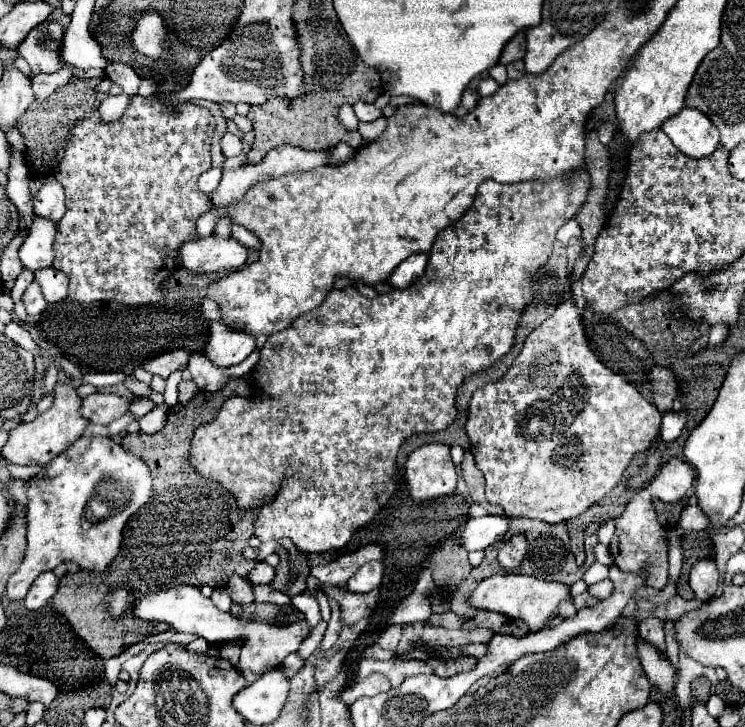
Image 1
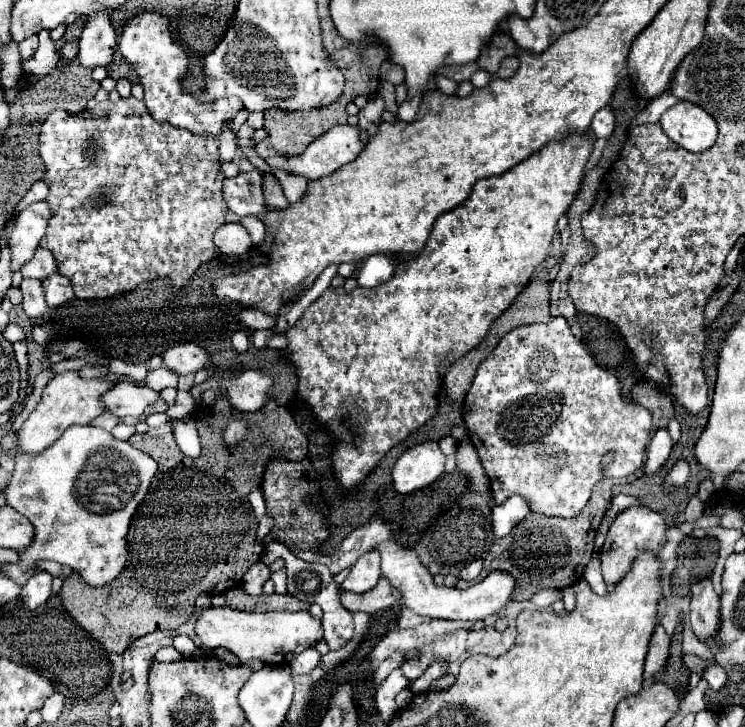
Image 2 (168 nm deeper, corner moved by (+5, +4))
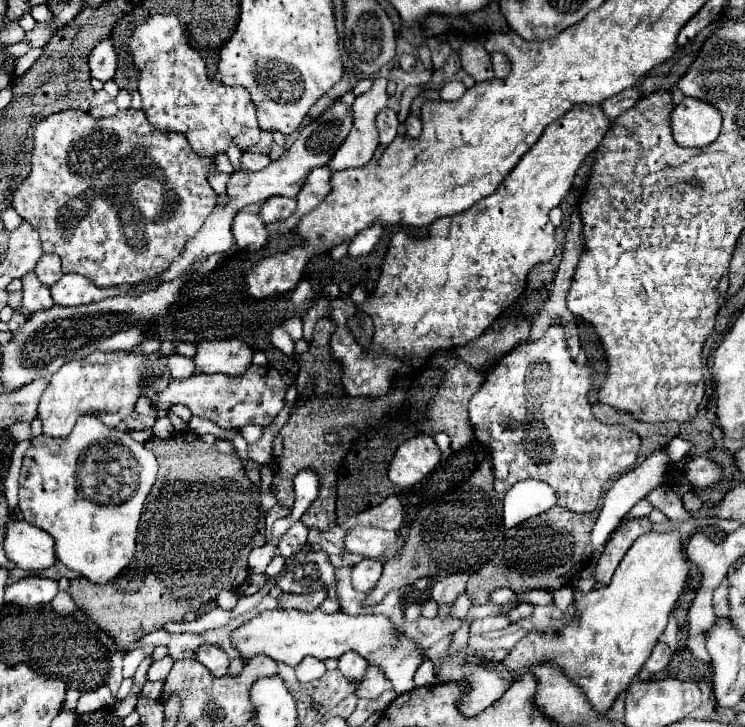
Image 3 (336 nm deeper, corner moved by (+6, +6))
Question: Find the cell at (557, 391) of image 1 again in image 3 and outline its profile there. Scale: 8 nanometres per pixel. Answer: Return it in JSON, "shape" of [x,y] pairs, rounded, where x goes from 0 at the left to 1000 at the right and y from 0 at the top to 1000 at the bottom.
{"shape":[[[750,444],[740,447],[721,469],[699,469],[654,513],[648,530],[630,552],[630,576],[638,601],[656,620],[667,678],[678,678],[697,659],[723,659],[745,673],[753,697],[769,706],[793,706],[804,695],[809,670],[823,656],[852,642],[860,601],[839,585],[815,585],[796,574],[791,552],[796,530],[796,502],[766,494],[758,453]]]}

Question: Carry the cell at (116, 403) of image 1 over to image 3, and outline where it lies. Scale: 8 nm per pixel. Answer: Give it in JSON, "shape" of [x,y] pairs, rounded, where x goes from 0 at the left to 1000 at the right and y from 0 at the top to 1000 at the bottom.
{"shape":[[[337,502],[329,513],[318,519],[302,519],[299,513],[291,513],[291,516],[267,513],[251,521],[232,521],[221,532],[221,538],[213,538],[203,546],[203,560],[213,568],[232,560],[235,554],[246,554],[256,563],[259,571],[278,574],[299,590],[323,590],[334,582],[356,587],[380,563],[383,538],[385,538],[383,524],[369,505]]]}

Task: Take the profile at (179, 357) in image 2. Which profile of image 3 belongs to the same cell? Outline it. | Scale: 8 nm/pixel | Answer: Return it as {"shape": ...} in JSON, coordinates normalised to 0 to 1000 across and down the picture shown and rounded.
{"shape":[[[299,466],[267,472],[259,497],[267,508],[272,508],[272,513],[321,516],[337,505],[337,491],[340,483],[334,475],[321,466]]]}

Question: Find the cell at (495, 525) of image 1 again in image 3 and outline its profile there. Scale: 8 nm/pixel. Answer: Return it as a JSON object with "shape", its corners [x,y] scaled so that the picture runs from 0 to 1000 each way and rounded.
{"shape":[[[705,659],[691,664],[675,686],[675,719],[681,728],[707,717],[748,695],[745,675],[721,659]]]}

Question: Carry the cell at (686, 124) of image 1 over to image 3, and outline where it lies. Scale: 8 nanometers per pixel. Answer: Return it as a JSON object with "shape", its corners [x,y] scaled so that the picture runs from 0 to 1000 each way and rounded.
{"shape":[[[919,133],[901,153],[901,183],[914,202],[946,202],[968,183],[968,155],[946,139]]]}

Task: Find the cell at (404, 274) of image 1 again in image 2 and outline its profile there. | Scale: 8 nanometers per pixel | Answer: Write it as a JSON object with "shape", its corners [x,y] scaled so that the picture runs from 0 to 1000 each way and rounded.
{"shape":[[[499,351],[489,359],[486,370],[481,373],[481,392],[483,395],[505,395],[510,389],[515,389],[518,384],[523,384],[523,378],[529,376],[529,362],[526,356],[521,356],[518,351]]]}

